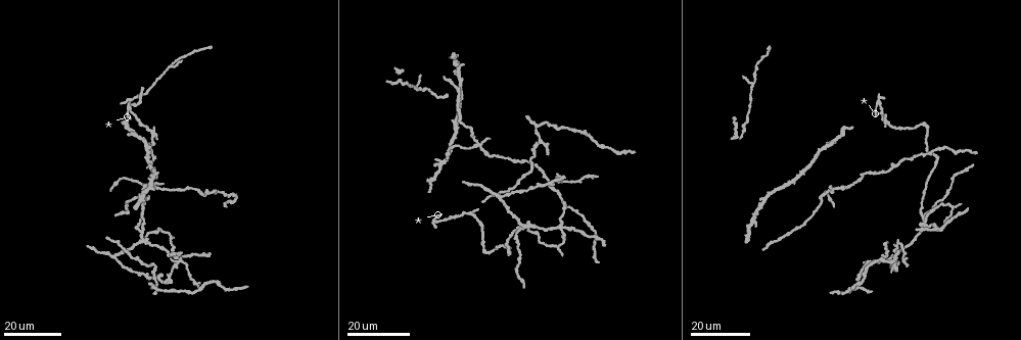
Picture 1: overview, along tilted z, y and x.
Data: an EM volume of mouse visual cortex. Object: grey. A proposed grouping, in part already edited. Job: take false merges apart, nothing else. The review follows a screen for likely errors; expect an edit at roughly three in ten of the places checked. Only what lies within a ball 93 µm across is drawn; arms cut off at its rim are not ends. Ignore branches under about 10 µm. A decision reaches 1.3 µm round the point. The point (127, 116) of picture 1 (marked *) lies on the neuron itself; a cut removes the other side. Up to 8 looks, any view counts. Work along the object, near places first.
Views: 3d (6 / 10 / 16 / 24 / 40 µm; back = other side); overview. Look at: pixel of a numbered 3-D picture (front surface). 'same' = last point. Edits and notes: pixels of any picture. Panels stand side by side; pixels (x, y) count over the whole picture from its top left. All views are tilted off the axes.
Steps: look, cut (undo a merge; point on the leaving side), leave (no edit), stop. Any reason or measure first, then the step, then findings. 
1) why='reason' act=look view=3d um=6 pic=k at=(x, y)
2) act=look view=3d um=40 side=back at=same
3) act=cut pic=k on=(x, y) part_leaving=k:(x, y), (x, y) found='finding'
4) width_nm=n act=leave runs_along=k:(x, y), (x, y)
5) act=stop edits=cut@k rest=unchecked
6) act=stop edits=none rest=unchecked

act=look view=3d um=16 pic=1 at=(776, 187)

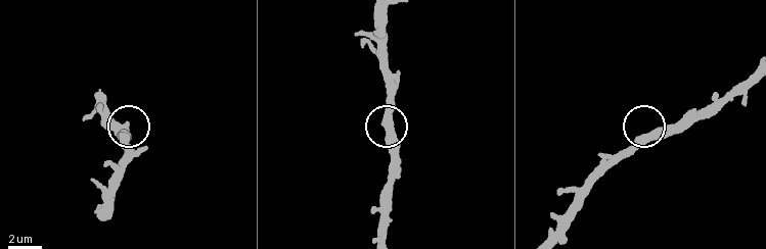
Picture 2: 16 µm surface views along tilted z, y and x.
act=look view=3d um=6 pic=2 at=(121, 136)

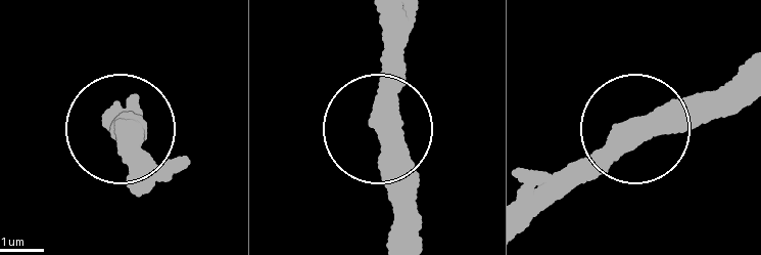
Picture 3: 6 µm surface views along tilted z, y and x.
act=leave runs_along=3:(130, 99), (127, 126), (170, 163) found='all the same neuron'

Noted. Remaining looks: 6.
why='four-way junction' act=look view=3d um=24 pic=1 at=(478, 144)

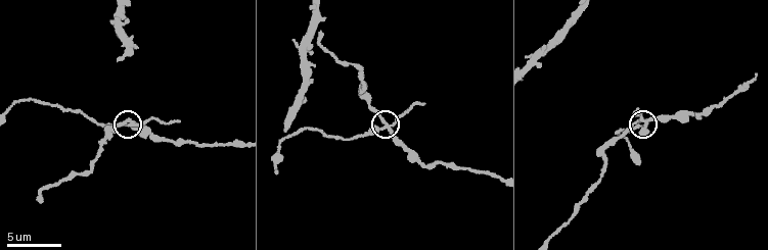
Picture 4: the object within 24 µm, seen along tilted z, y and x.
act=look view=3d um=10 pic=4 at=(386, 125)

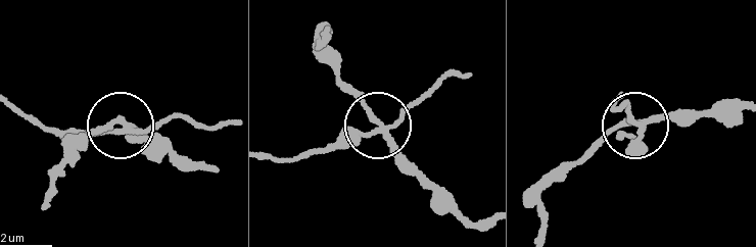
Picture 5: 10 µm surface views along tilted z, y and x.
why='closer look' act=look view=3d um=6 pic=5 at=(119, 131)

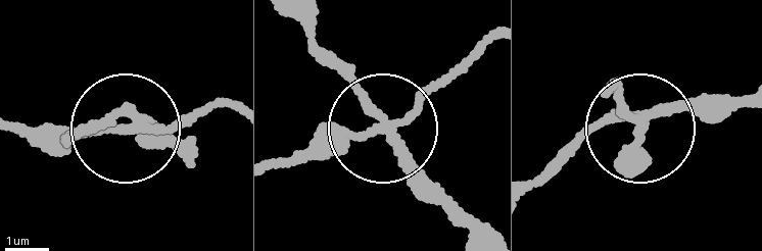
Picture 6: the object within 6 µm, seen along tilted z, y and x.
act=cut pic=6 on=(197, 114) part_leaving=6:(132, 122), (15, 129) found='a second neuron is stuck on'

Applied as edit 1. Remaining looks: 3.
why='a fork' act=look view=3d um=24 pic=1 at=(498, 198)

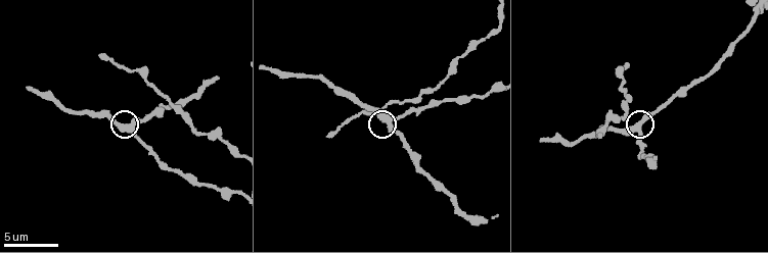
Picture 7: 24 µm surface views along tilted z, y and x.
act=look view=3d um=10 pic=7 at=(637, 131)

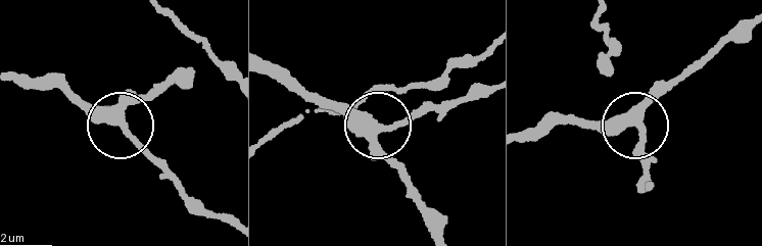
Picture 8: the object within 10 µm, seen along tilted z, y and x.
act=leave runs_along=8:(746, 29), (647, 107), (631, 128), (579, 128) found='one neuron here'

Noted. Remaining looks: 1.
act=stop edits=cut@6 rest=unchecked

